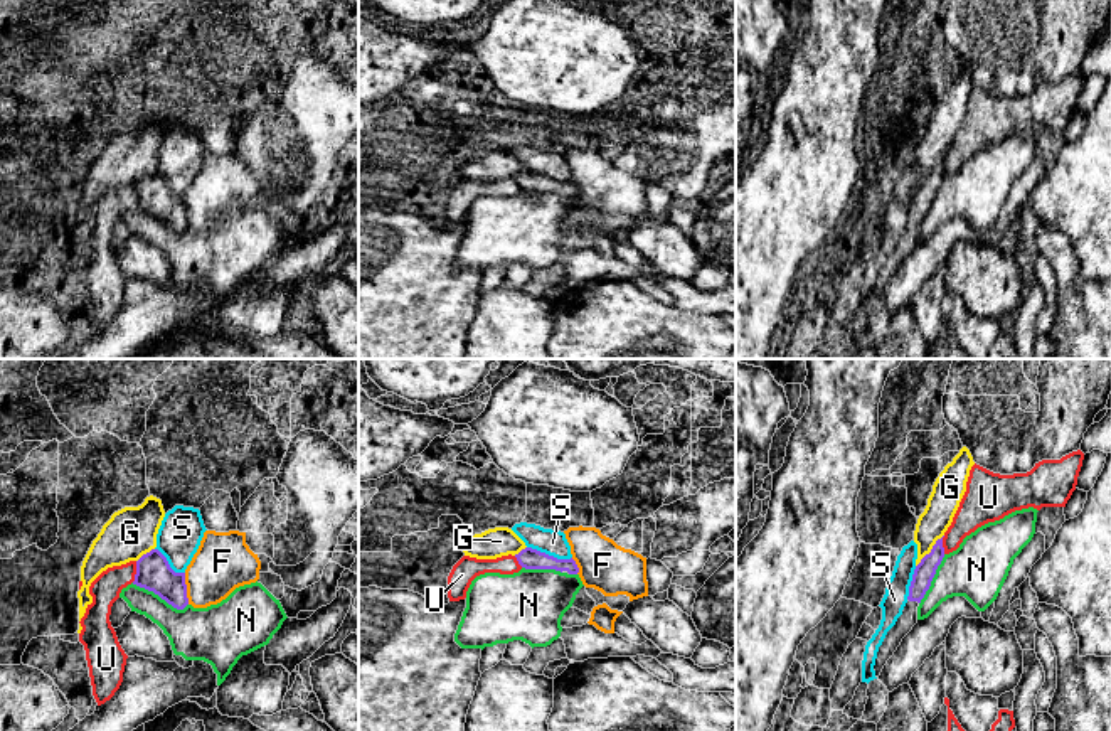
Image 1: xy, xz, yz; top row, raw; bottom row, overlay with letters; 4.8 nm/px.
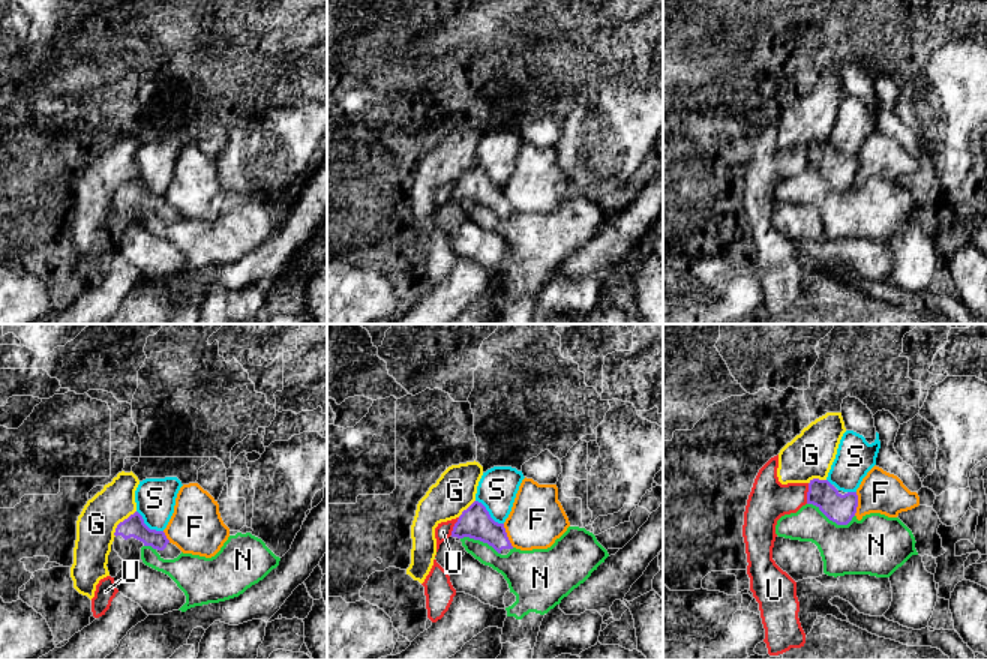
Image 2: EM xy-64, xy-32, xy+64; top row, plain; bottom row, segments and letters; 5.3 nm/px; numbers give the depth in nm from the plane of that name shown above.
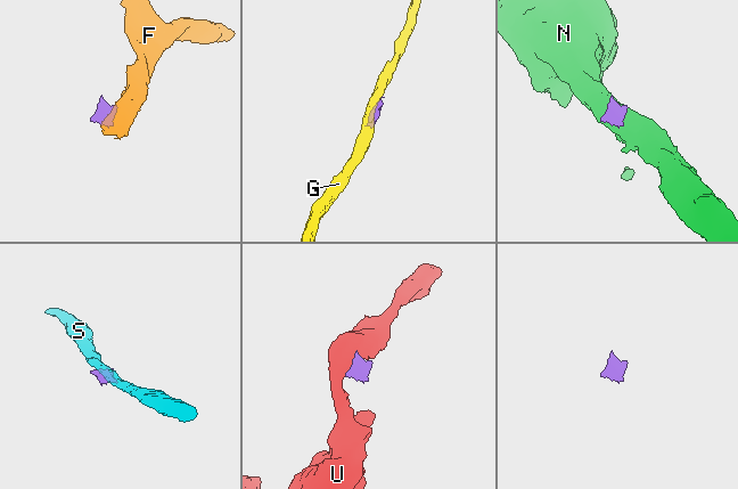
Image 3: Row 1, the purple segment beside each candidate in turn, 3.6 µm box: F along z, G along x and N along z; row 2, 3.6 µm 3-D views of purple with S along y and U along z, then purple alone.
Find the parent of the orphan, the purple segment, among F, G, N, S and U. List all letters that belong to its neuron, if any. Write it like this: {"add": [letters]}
{"add": []}

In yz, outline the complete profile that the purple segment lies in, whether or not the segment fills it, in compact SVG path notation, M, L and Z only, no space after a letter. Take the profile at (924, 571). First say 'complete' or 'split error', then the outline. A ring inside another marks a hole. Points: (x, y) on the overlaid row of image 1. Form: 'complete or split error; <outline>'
split error; M943 537L936 541L931 552L926 554L921 563L916 566L912 581L909 586L907 603L902 610L902 615L897 618L896 625L887 632L882 645L879 647L875 659L875 677L879 679L884 665L894 655L902 638L912 630L917 623L917 606L924 598L926 591L931 586L931 581L936 574L938 566L944 558Z

